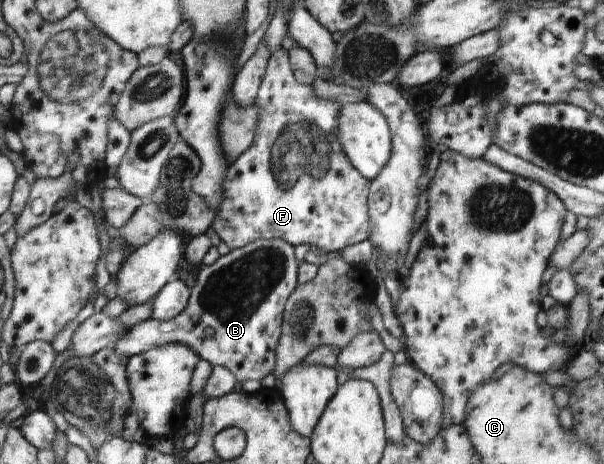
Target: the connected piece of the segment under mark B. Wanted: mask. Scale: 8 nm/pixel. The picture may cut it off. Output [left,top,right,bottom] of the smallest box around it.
[113,238,297,385]

